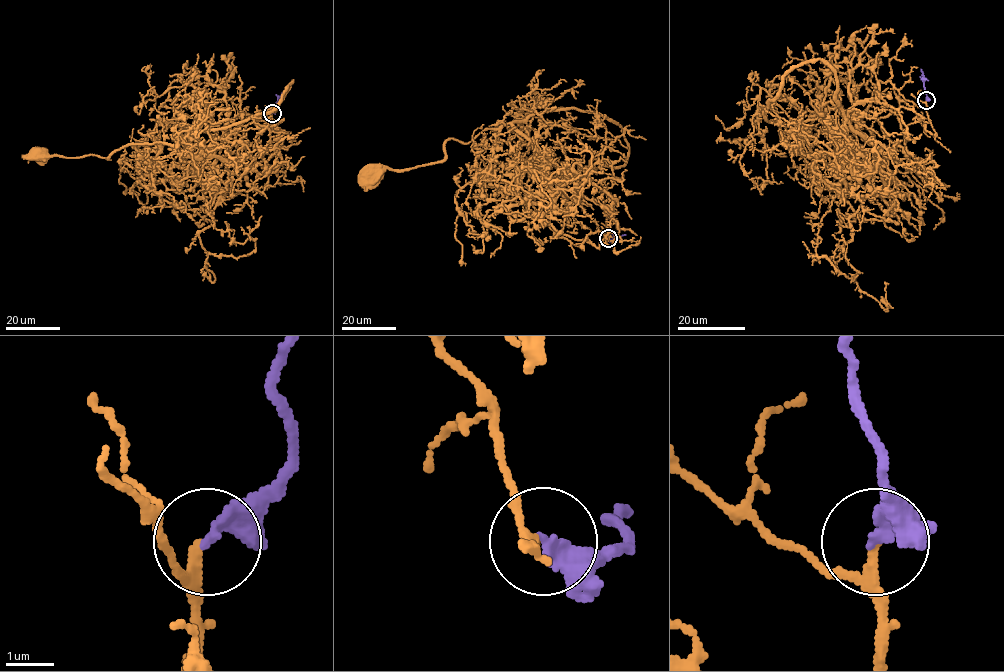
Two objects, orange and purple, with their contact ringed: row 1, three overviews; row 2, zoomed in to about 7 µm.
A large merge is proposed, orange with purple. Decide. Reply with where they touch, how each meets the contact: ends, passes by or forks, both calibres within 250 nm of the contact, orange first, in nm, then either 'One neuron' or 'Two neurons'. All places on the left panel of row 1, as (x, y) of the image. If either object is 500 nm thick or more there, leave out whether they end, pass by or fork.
Place: (272, 113). At the ring orange passes by. At the ring purple ends. Thickness 150 nm (orange) against 300 nm. Two neurons

